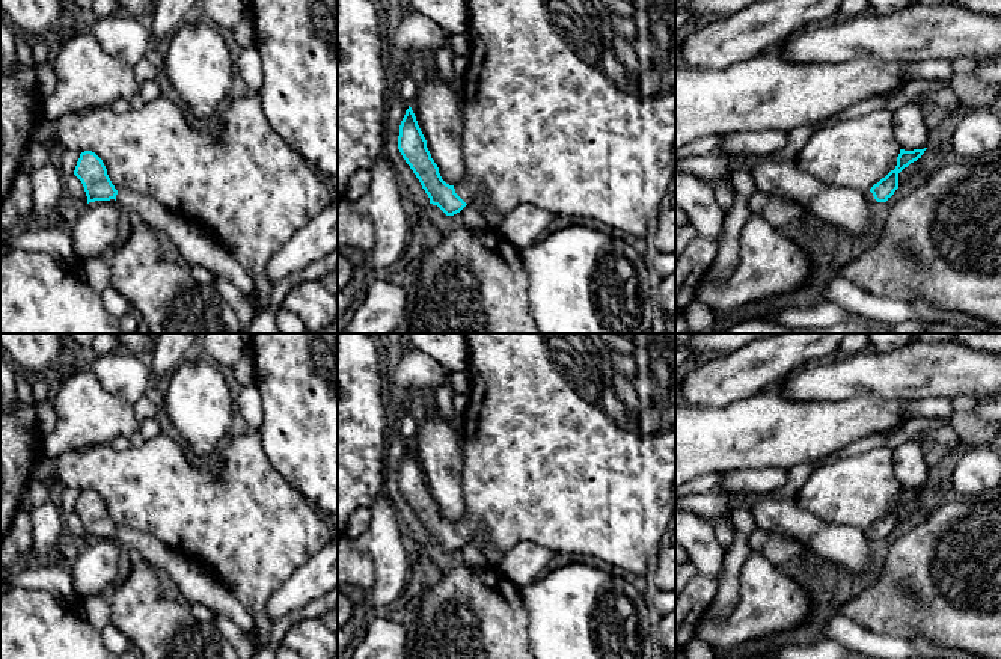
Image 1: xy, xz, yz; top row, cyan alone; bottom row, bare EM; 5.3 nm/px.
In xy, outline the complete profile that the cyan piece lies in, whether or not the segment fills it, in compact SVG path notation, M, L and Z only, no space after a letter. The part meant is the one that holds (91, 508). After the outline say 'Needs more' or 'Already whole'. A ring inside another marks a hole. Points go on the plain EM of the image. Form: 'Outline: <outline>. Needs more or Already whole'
Outline: M84 489L80 492L74 513L84 525L87 541L115 537L121 544L136 550L152 567L167 572L188 605L201 603L216 614L234 620L241 630L255 629L255 620L246 608L211 575L201 572L190 559L148 532L116 528L103 498L95 490Z. Needs more

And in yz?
Outline: M927 486L914 489L900 487L895 507L864 531L868 541L886 540L898 526L898 511L911 501L921 496L926 487Z. Needs more

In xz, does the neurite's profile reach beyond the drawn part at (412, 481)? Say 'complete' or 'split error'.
split error

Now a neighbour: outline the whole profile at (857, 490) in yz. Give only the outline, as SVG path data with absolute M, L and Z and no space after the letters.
M879 446L816 467L796 502L826 523L865 531L895 507L898 492L894 451Z

